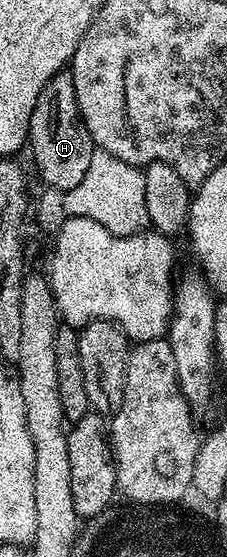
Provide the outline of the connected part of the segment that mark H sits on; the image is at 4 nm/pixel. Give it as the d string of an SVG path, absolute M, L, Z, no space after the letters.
M68 71L58 72L50 78L47 86L43 86L39 102L35 102L35 110L31 114L27 144L29 148L33 147L33 164L41 175L44 187L67 193L83 181L95 145L79 114L73 78Z

